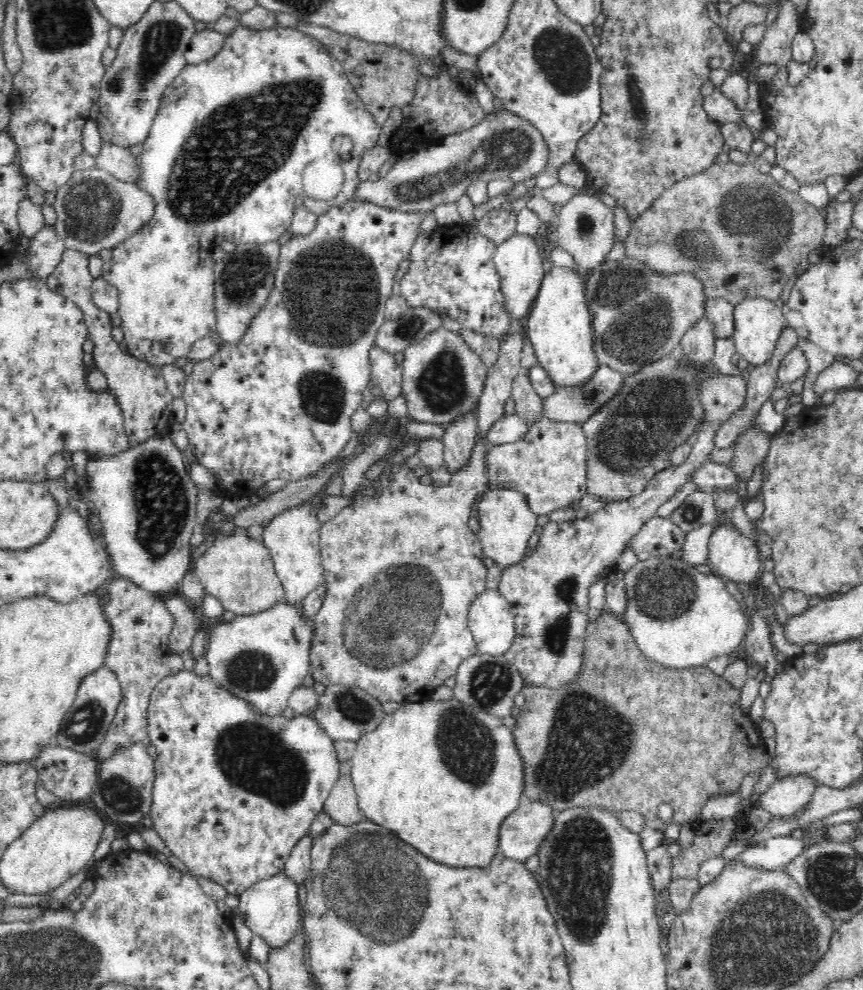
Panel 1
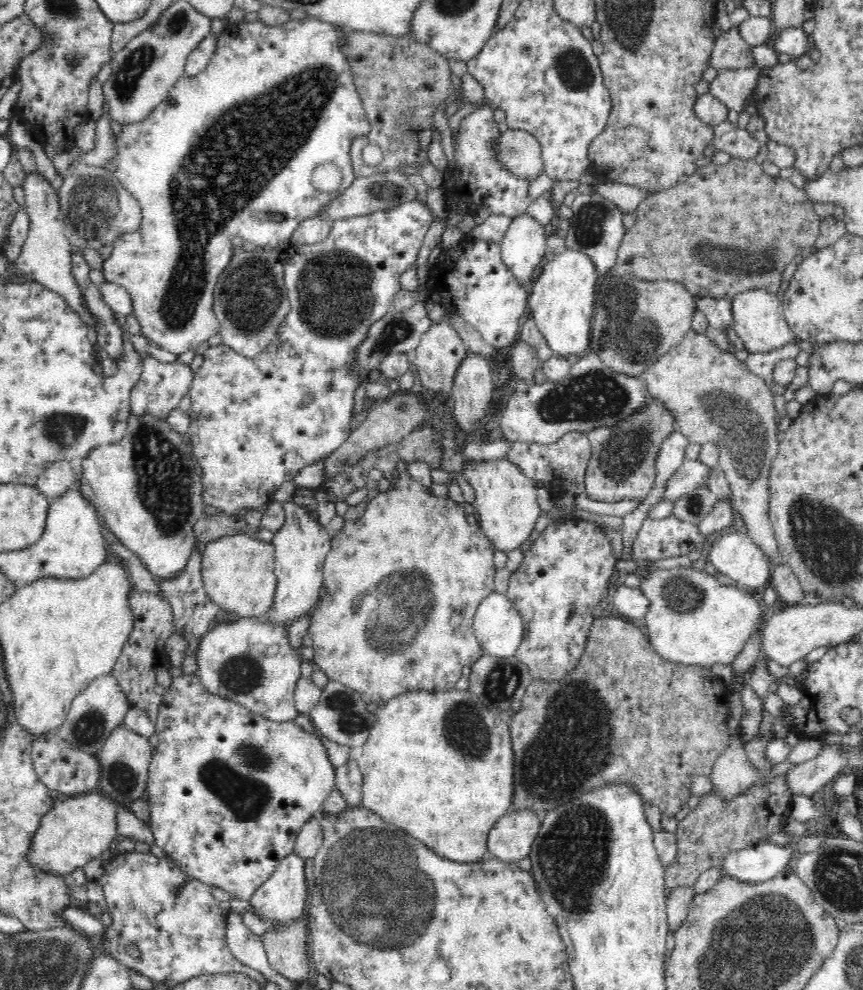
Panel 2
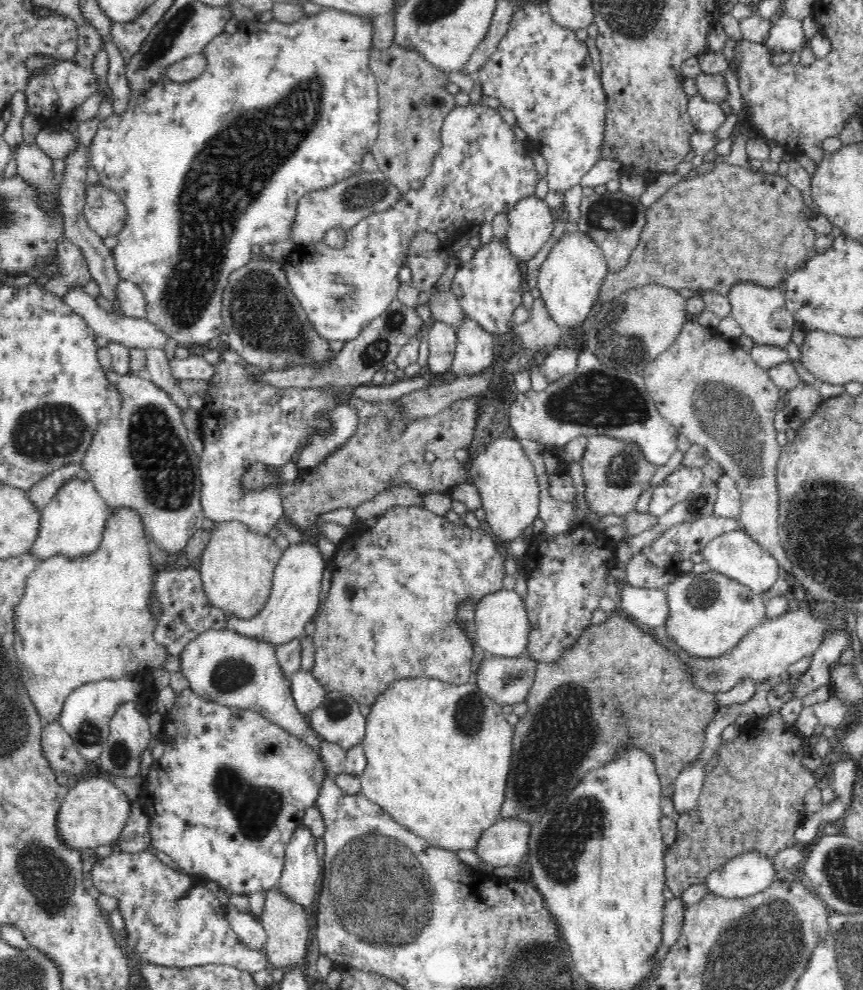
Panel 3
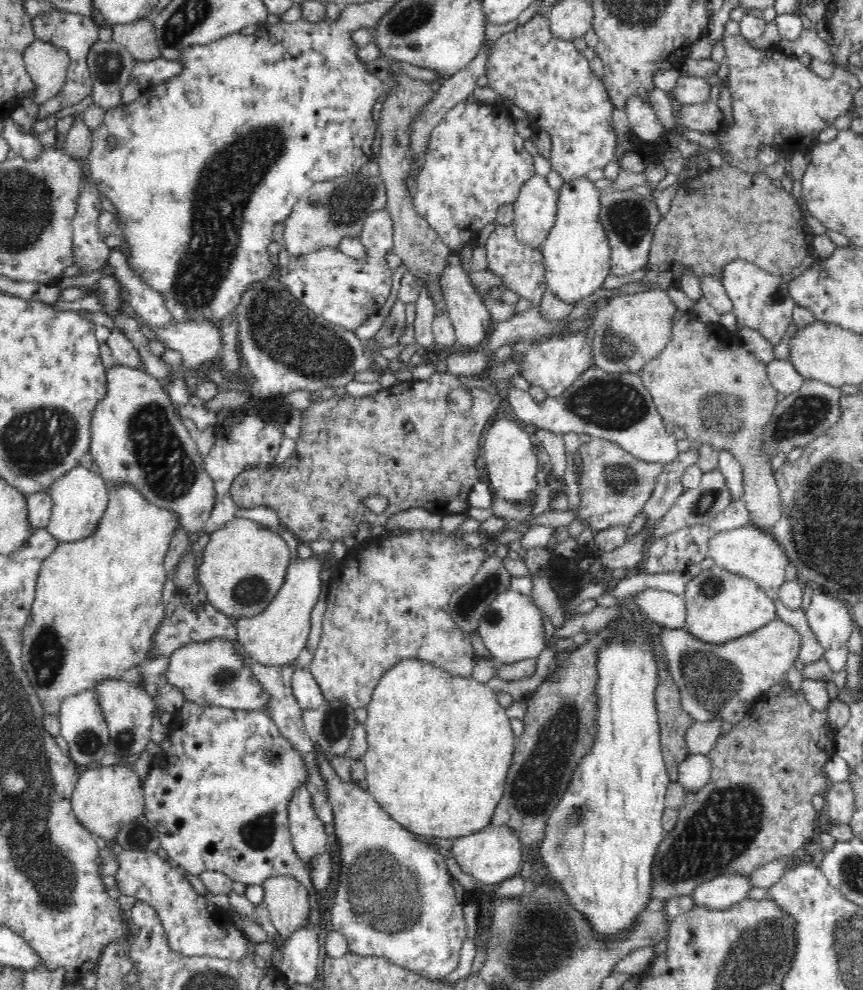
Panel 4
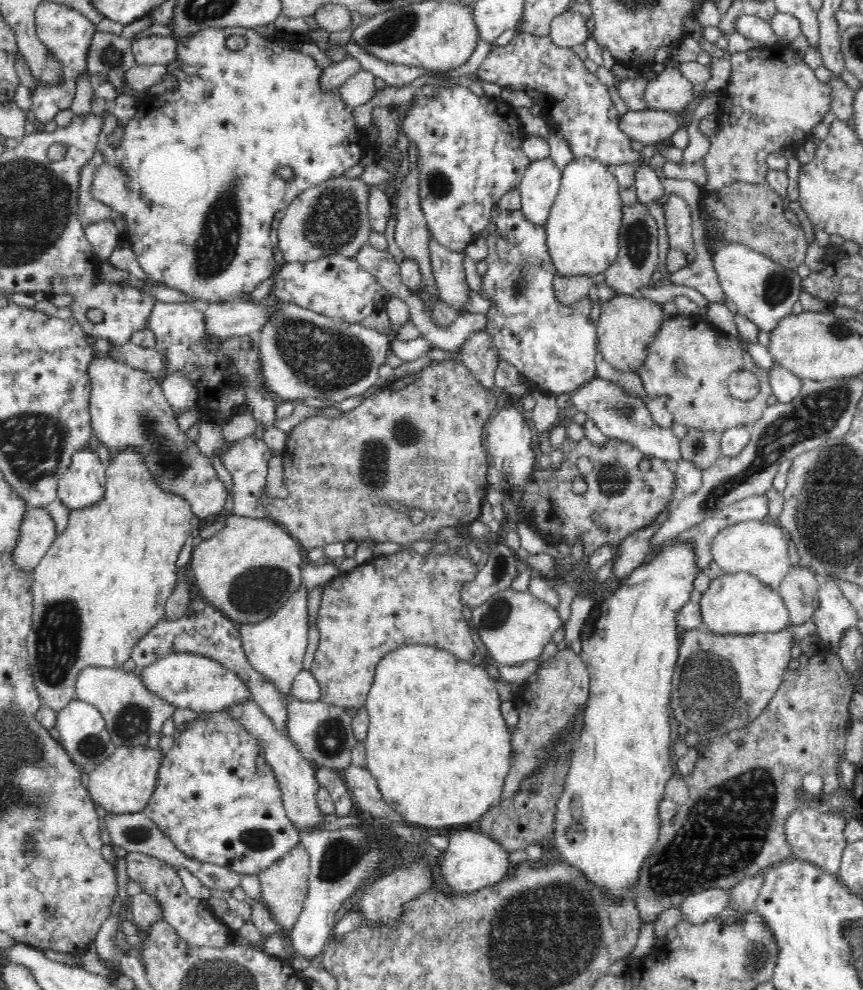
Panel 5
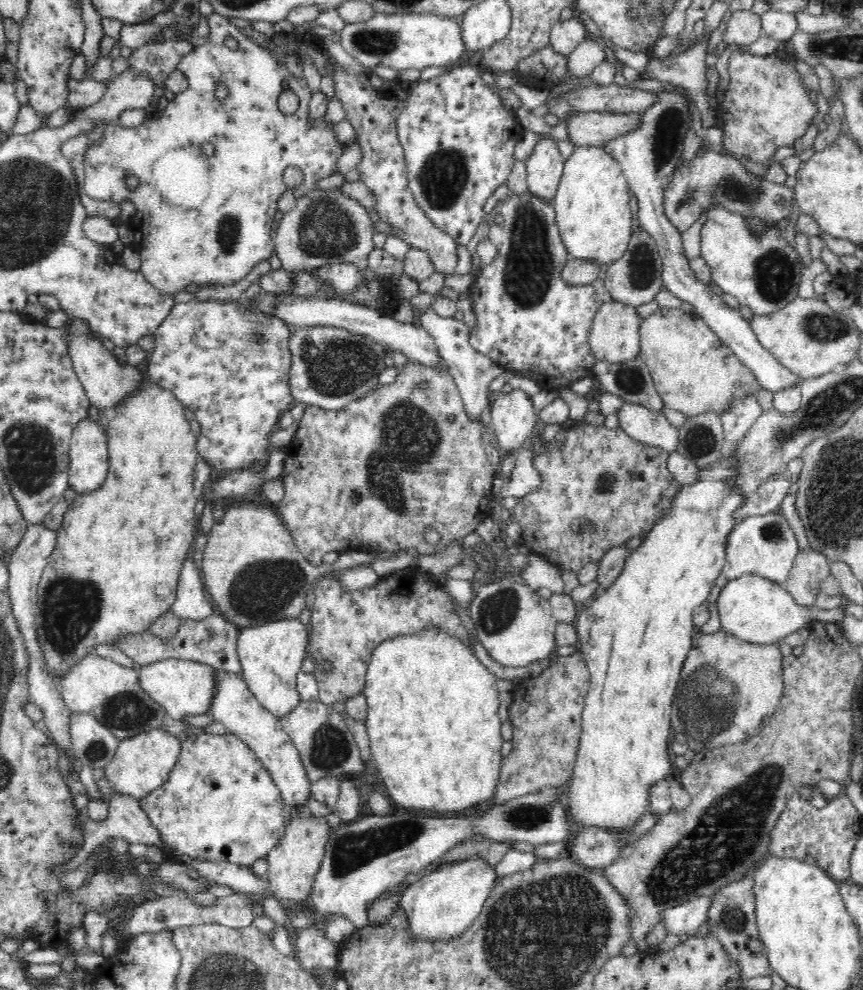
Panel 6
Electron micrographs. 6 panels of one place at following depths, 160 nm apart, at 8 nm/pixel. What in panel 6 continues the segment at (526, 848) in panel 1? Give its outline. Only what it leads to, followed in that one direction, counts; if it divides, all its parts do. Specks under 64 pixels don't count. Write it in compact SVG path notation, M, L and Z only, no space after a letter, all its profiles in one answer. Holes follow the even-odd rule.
M470 856L464 860L454 860L450 864L437 866L430 874L422 876L418 881L403 890L400 902L404 905L409 920L411 920L411 932L416 933L420 939L449 939L468 930L468 926L474 922L474 918L480 914L481 906L486 902L490 892L496 884L495 866L481 856Z

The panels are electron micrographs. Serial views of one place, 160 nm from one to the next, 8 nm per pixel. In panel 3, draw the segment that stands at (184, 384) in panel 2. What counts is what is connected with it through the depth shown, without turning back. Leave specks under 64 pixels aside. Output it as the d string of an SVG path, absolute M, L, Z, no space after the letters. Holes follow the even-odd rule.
M193 351L191 356L185 359L176 357L168 359L168 368L170 368L170 374L175 379L176 384L185 381L207 382L214 374L212 365L204 359L199 351Z

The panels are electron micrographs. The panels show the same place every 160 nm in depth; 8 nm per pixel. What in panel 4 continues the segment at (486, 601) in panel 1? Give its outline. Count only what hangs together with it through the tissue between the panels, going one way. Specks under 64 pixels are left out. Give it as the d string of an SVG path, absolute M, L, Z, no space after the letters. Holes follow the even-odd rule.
M512 589L505 590L494 600L490 600L490 604L484 608L477 631L494 660L507 663L529 658L537 659L546 644L542 612L529 594L525 595Z

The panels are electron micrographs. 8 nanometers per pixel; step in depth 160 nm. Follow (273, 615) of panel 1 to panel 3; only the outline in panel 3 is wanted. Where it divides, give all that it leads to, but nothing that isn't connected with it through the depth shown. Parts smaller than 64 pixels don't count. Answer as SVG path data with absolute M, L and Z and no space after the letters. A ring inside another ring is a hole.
M228 627L211 628L200 633L179 654L180 670L186 675L190 688L201 697L221 705L257 712L319 752L321 738L310 726L308 717L297 709L291 681L276 657L276 648L272 641L246 636Z

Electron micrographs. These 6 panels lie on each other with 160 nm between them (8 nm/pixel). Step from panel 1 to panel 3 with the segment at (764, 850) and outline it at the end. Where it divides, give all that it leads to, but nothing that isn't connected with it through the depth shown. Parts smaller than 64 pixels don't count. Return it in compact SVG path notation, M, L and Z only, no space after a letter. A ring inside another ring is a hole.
M764 852L738 853L712 871L705 883L708 891L724 897L745 897L765 889L776 876L775 860Z

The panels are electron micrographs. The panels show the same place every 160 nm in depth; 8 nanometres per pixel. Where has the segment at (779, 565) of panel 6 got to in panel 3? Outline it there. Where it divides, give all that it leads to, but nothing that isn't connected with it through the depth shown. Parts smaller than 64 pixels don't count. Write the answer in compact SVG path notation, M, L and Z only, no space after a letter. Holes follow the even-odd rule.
M741 528L715 536L710 542L707 542L706 548L700 553L712 571L716 571L726 578L732 578L756 594L765 594L778 578L782 577L777 562Z

